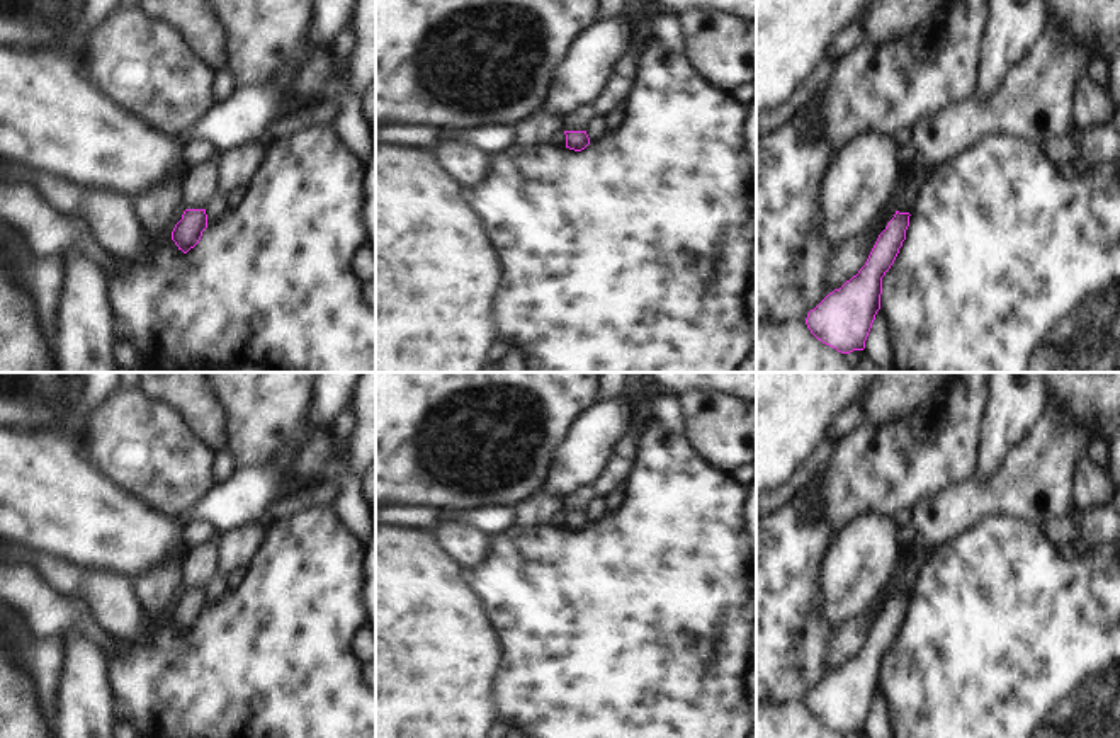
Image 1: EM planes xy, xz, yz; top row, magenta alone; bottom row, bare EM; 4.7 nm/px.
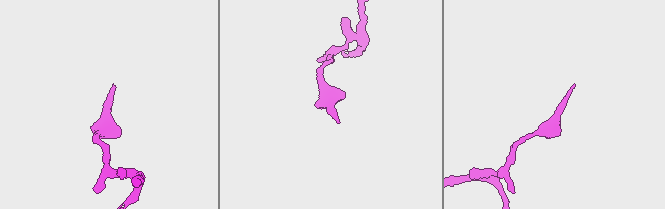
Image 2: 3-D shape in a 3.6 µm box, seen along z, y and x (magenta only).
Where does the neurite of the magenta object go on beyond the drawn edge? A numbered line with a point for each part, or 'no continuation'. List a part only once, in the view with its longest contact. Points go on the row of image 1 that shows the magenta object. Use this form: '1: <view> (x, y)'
no continuation

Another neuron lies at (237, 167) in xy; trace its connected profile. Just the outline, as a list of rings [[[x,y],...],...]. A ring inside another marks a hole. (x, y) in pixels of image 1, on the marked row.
[[[260,141],[223,153],[219,160],[219,173],[221,173],[219,192],[229,196],[236,189],[246,187],[262,162],[265,146],[267,141]]]

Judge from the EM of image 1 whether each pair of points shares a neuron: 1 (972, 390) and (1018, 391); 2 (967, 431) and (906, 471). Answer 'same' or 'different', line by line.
1: different
2: same

